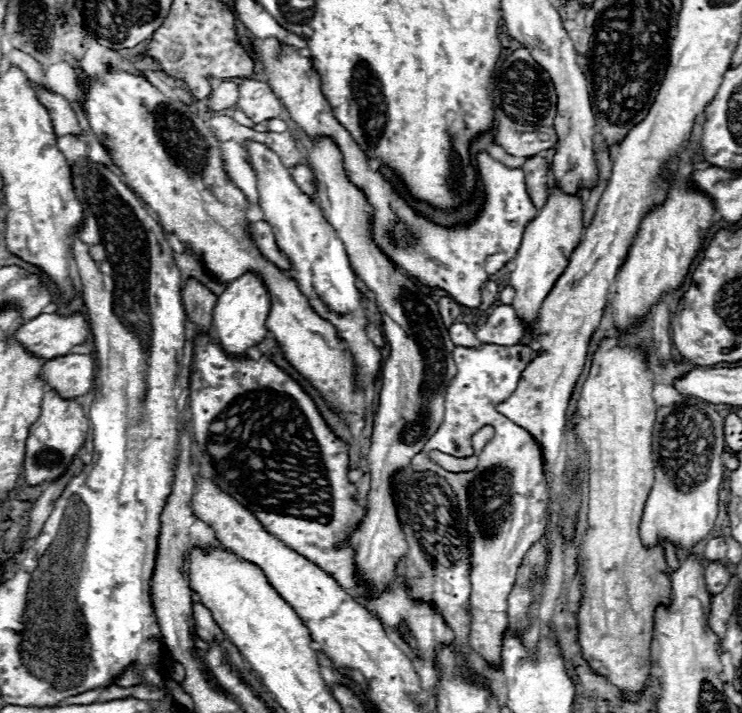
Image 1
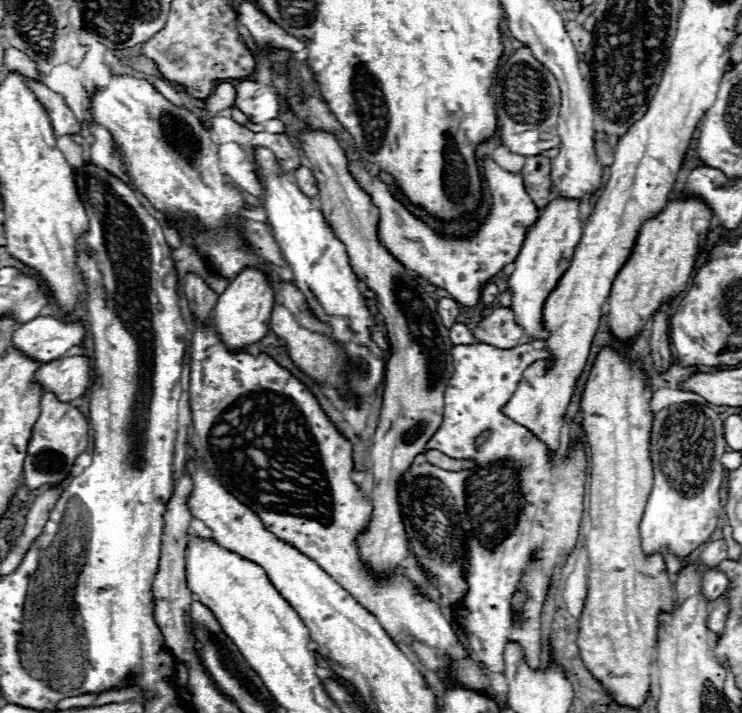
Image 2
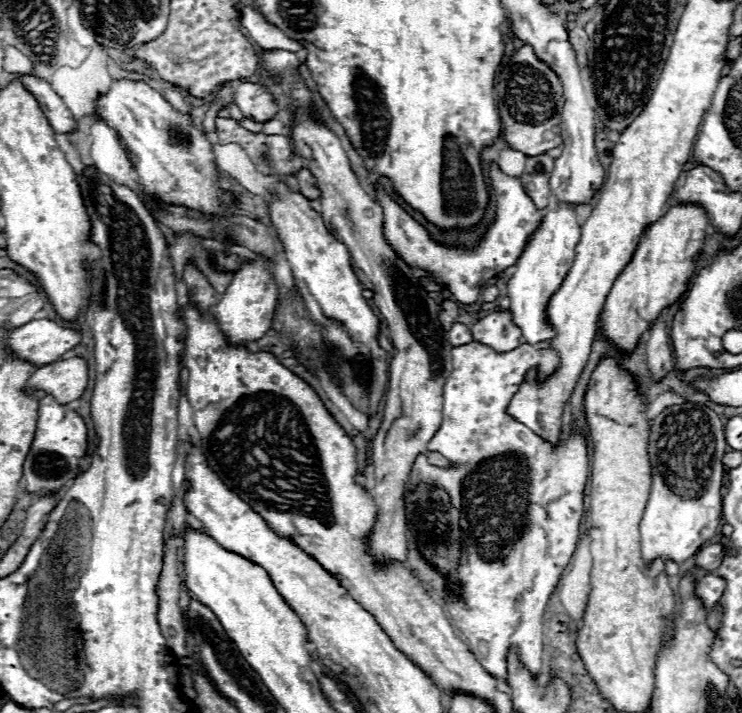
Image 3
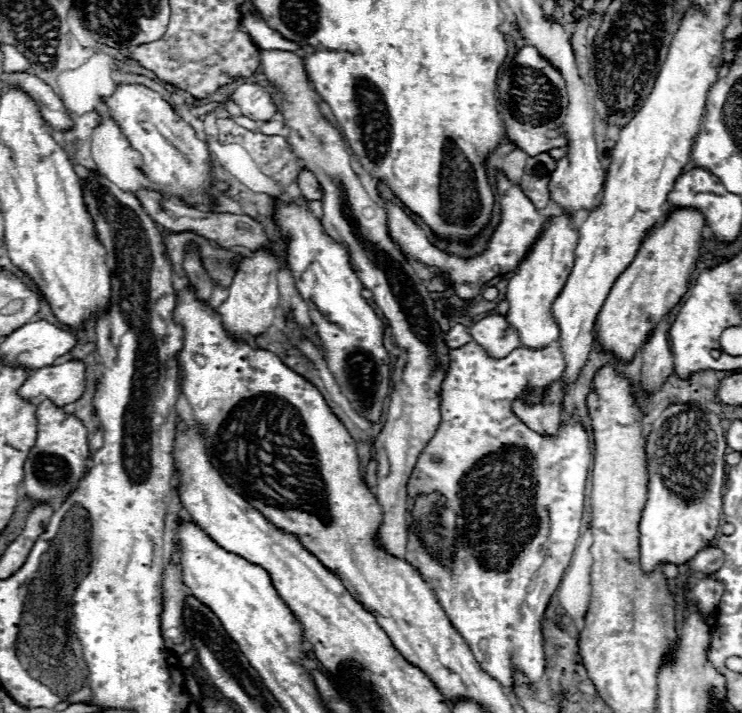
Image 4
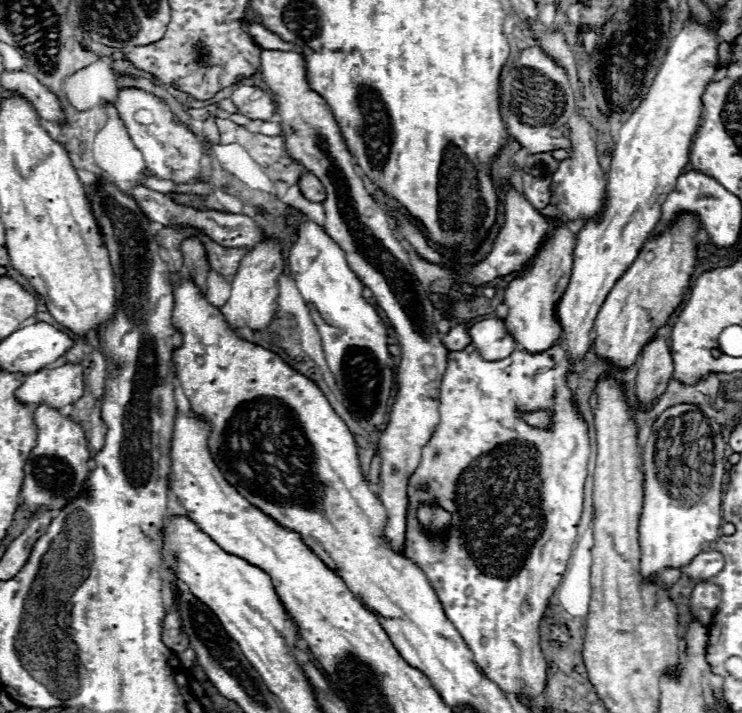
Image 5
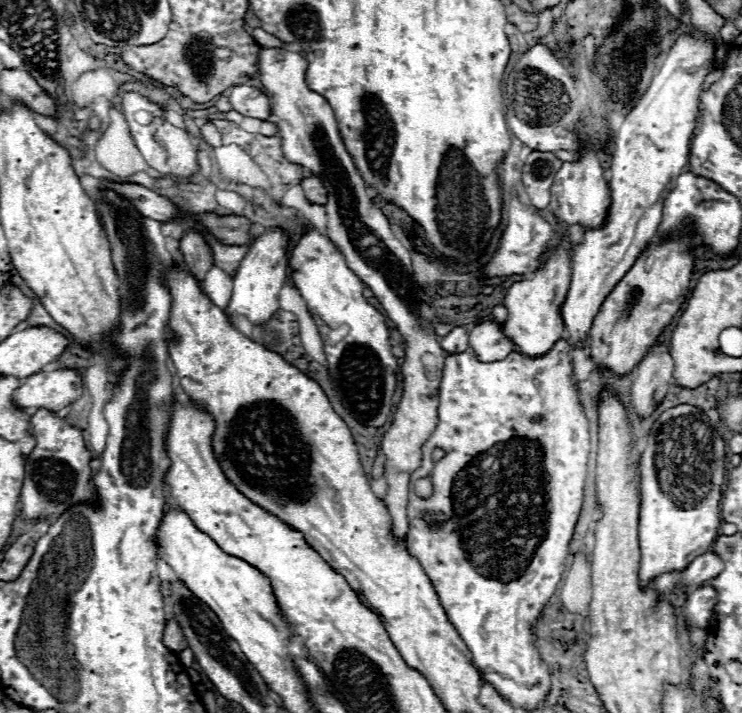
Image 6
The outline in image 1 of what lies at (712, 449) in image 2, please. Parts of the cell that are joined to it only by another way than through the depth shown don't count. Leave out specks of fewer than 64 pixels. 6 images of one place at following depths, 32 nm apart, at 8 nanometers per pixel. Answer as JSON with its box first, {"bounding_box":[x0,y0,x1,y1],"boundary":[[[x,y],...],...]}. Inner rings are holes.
{"bounding_box":[640,400,724,548],"boundary":[[[682,400],[672,406],[662,406],[656,412],[656,424],[652,430],[652,456],[654,456],[654,484],[644,504],[640,536],[646,546],[656,544],[656,540],[670,538],[672,542],[682,542],[686,548],[694,546],[714,528],[718,516],[718,488],[722,482],[722,452],[724,452],[724,418],[710,408],[704,400]]]}

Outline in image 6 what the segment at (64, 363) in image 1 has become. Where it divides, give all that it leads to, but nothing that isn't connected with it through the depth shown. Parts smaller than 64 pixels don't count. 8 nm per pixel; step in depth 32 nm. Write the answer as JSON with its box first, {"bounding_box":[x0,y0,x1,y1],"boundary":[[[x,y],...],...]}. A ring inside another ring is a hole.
{"bounding_box":[14,368,84,410],"boundary":[[[62,368],[52,372],[32,374],[22,382],[20,388],[14,390],[14,402],[26,410],[62,410],[64,406],[78,400],[84,392],[84,382],[80,370]]]}

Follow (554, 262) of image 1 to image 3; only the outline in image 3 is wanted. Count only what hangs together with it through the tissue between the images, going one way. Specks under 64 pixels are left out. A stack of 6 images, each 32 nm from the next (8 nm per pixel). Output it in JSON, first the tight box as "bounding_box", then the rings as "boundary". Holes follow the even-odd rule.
{"bounding_box":[508,202,580,344],"boundary":[[[558,202],[554,210],[550,210],[538,228],[528,238],[518,262],[516,272],[508,280],[508,296],[510,296],[510,312],[514,324],[522,330],[526,344],[548,342],[554,336],[554,330],[546,320],[546,306],[550,296],[560,288],[566,272],[574,260],[574,248],[580,240],[580,224],[576,220],[576,206]]]}

